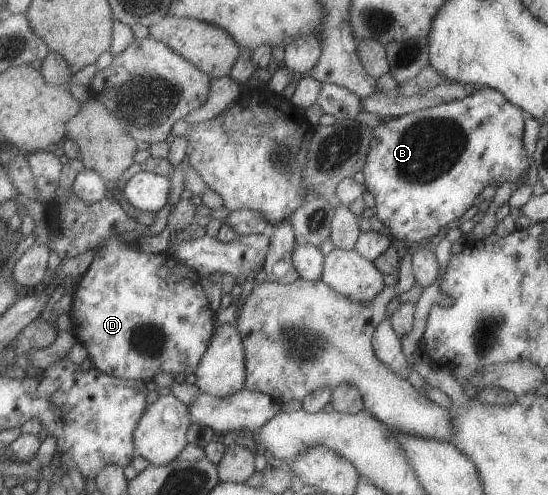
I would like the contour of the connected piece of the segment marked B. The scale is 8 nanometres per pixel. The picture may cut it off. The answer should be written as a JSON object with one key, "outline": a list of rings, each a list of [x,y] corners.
{"outline":[[[482,86],[477,87],[463,99],[423,108],[398,118],[383,120],[378,127],[371,129],[368,152],[364,166],[361,168],[364,173],[363,186],[375,200],[375,217],[389,230],[394,240],[400,241],[400,243],[404,243],[407,246],[412,243],[416,245],[424,244],[429,238],[431,239],[438,234],[440,227],[446,226],[454,219],[463,218],[470,214],[474,210],[472,200],[479,195],[490,181],[497,181],[499,185],[504,181],[508,181],[514,187],[518,177],[528,170],[528,161],[530,161],[530,158],[526,158],[522,145],[523,120],[525,117],[526,115],[522,110],[516,105],[509,103],[498,91]]]}

